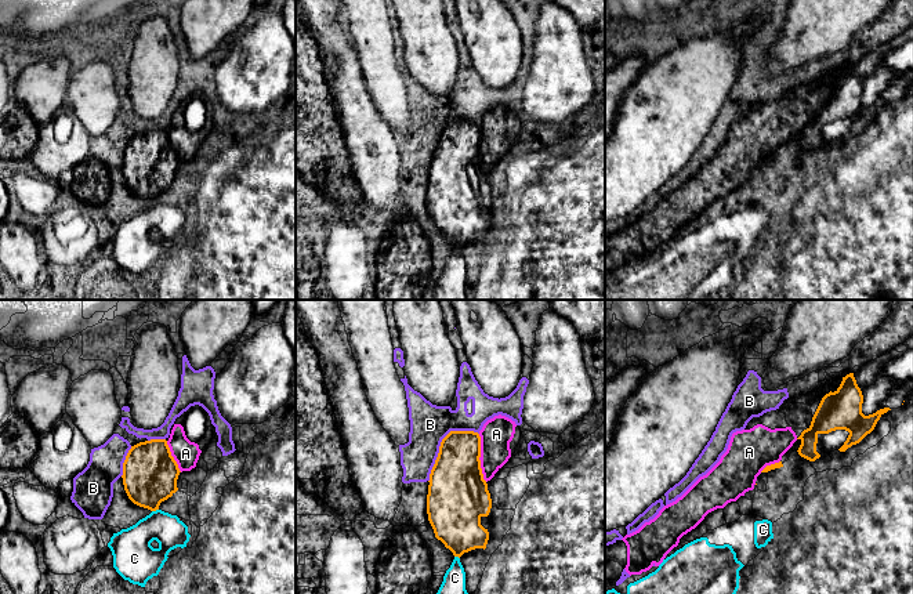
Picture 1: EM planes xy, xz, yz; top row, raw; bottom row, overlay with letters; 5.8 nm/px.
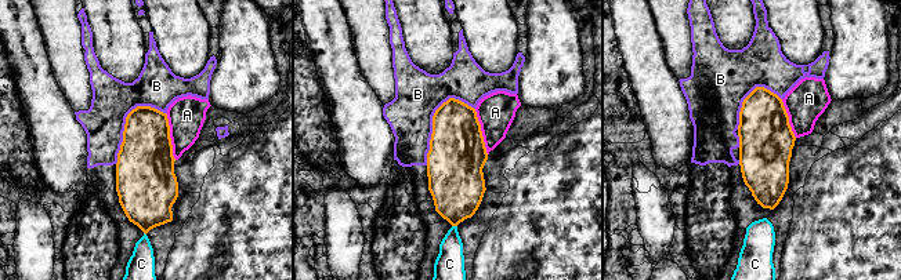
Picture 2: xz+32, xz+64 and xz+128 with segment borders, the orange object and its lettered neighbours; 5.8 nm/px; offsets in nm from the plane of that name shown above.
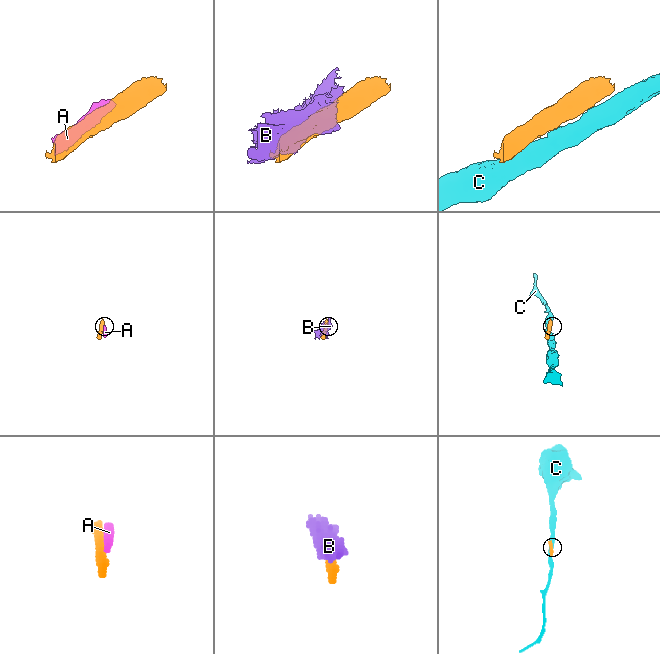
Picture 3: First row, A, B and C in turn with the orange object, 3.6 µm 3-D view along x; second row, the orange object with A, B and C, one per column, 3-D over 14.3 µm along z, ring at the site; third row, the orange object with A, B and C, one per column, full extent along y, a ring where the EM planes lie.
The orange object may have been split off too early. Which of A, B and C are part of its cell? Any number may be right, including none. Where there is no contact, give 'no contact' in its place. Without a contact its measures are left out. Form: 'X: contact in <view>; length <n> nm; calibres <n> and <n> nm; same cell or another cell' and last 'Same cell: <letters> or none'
A: contact in xz; length 280 nm; calibres 340 and 190 nm; another cell
B: contact in xz; length 400 nm; calibres 320 and 220 nm; another cell
C: contact in xy; length 40 nm; calibres 320 and 220 nm; another cell
Same cell: none

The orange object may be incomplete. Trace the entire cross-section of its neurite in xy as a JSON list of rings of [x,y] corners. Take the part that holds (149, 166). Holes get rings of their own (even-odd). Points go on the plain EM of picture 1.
[[[166,130],[140,133],[128,141],[123,153],[123,175],[128,189],[151,202],[177,181],[180,159]]]

